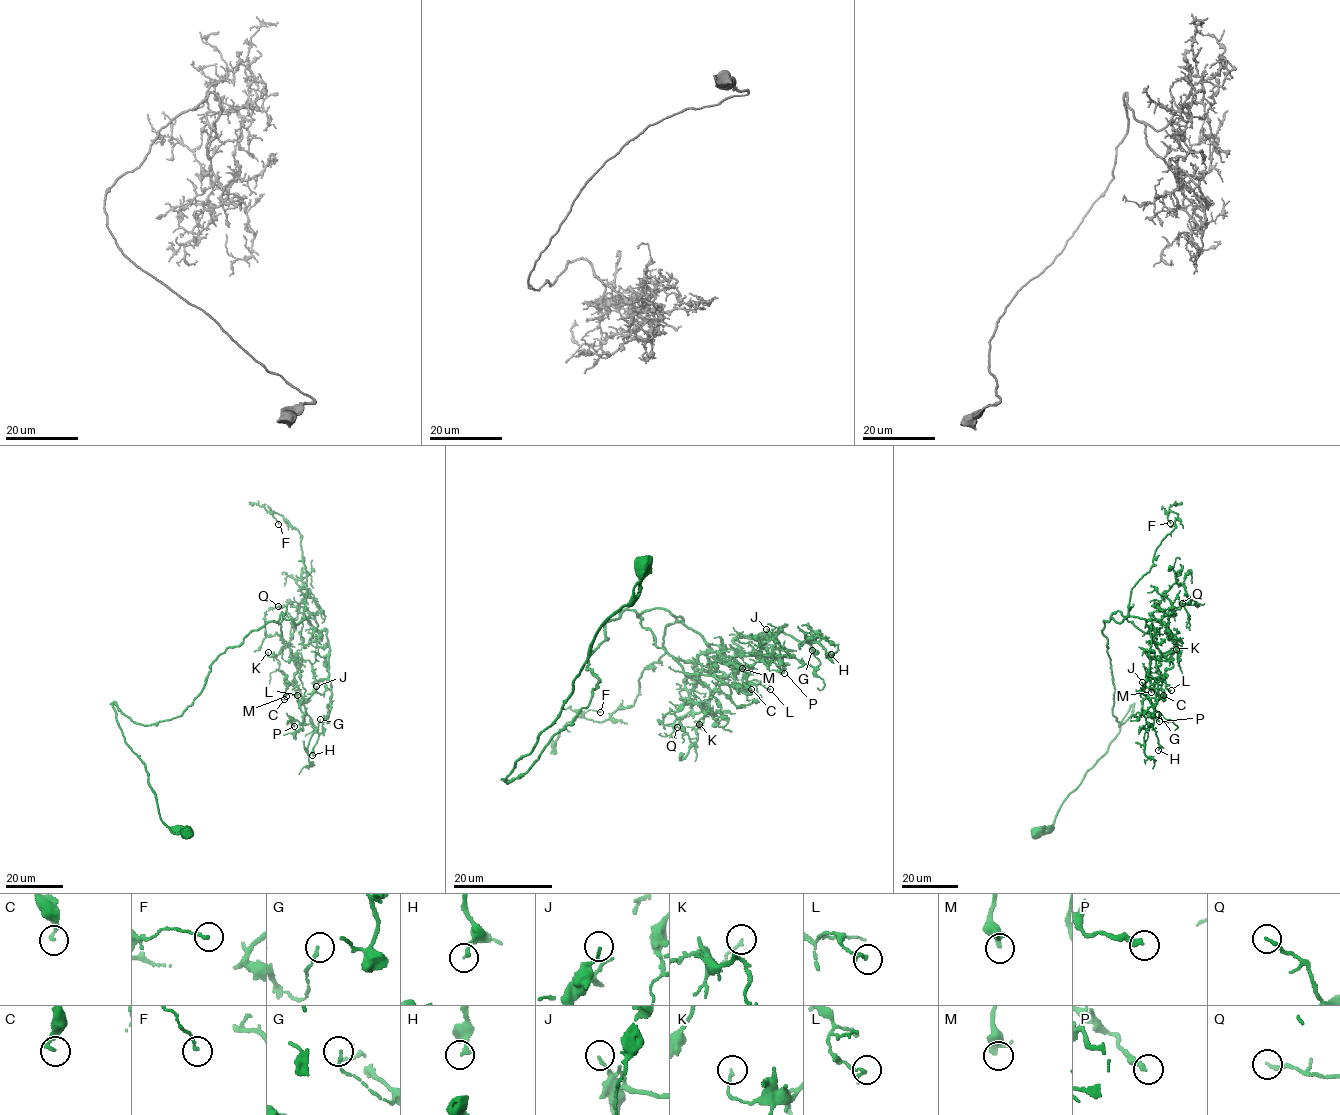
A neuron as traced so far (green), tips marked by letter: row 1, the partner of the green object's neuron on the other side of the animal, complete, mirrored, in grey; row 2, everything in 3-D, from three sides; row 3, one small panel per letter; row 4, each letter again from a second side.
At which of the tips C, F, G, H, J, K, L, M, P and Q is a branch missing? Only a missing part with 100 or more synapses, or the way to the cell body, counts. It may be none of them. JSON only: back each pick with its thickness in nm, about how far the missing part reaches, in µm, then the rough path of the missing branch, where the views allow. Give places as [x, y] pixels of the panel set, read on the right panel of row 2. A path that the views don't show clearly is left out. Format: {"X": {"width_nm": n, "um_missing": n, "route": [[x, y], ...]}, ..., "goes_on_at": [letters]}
{"goes_on_at": []}

